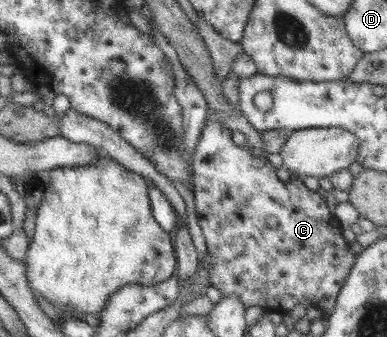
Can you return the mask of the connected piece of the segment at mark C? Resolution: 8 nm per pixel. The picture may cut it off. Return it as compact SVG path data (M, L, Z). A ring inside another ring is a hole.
M205 119L204 125L202 125L202 131L200 131L198 141L191 155L191 175L192 195L195 199L197 223L203 233L209 256L212 256L213 259L212 265L209 267L209 285L218 289L224 296L228 294L238 296L245 308L251 305L258 305L258 307L261 307L264 311L284 314L290 311L297 303L308 299L307 306L320 309L323 316L326 317L326 315L333 310L334 299L336 299L345 278L348 277L356 255L350 251L350 243L344 240L341 234L341 225L337 219L330 214L330 211L328 211L324 199L322 199L317 192L308 190L308 188L302 184L302 177L286 178L285 175L282 175L276 167L272 166L272 164L266 160L265 154L254 157L247 145L235 145L232 142L231 132L220 123L220 120L217 121L216 119ZM269 215L276 217L277 226L274 229L268 227L268 223L266 222Z

